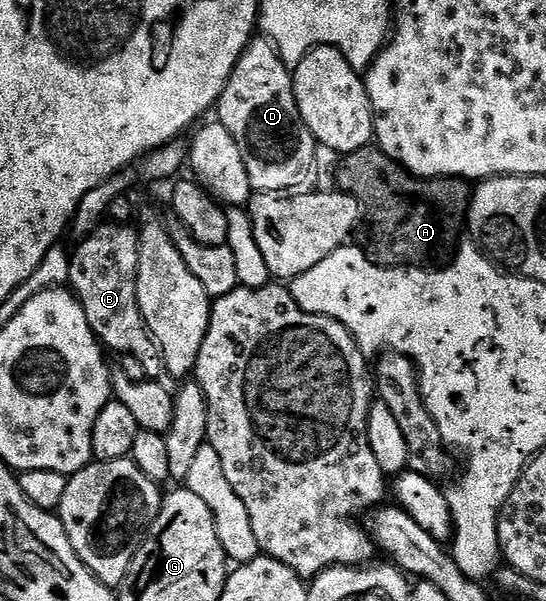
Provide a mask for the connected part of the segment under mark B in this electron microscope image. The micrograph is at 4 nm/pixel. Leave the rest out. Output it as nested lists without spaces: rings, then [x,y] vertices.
[[[100,224],[91,234],[79,242],[80,246],[70,255],[71,277],[70,289],[73,291],[79,303],[85,308],[85,320],[89,320],[89,328],[93,328],[96,338],[108,351],[116,350],[119,356],[128,354],[133,360],[138,360],[141,368],[145,368],[145,379],[159,380],[164,377],[165,367],[163,354],[159,351],[159,345],[147,327],[143,313],[139,307],[137,288],[139,287],[139,236],[127,224]]]

